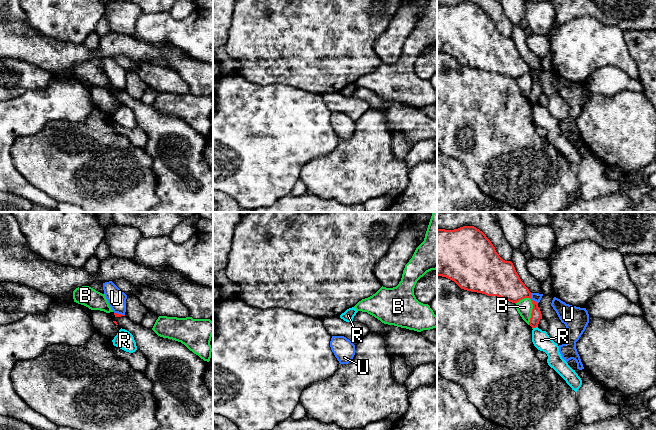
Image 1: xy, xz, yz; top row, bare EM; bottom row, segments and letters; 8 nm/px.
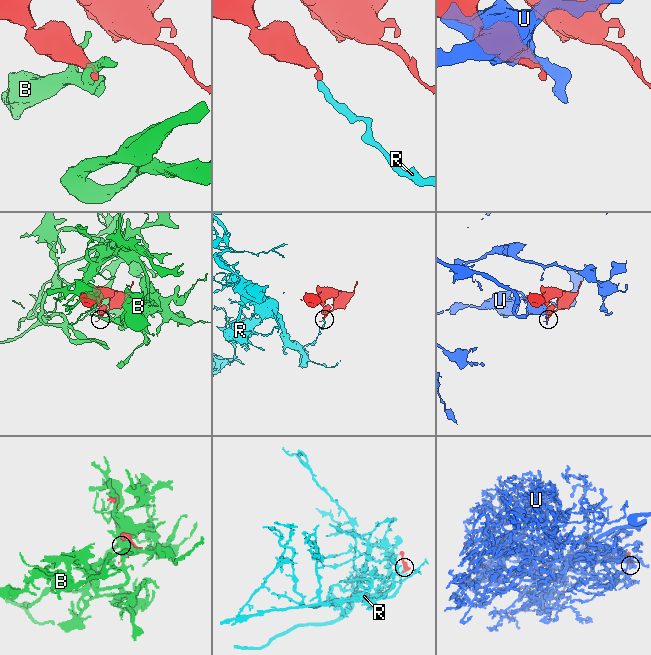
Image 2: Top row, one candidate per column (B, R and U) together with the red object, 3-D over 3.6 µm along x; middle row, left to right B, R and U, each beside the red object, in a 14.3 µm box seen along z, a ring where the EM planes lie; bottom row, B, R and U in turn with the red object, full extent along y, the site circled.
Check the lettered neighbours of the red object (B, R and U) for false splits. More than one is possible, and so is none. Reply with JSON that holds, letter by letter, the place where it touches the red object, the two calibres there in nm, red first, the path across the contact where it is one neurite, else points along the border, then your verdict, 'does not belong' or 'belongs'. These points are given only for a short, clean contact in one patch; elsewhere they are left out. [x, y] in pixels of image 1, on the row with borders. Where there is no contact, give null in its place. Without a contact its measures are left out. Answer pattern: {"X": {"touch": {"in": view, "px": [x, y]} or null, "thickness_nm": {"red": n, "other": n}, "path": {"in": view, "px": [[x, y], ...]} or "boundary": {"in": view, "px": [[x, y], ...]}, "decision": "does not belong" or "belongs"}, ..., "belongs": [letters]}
{"B": {"touch": {"in": "yz", "px": [532, 309]}, "thickness_nm": {"red": 200, "other": 130}, "decision": "does not belong"}, "R": {"touch": {"in": "yz", "px": [535, 327]}, "thickness_nm": {"red": 90, "other": 140}, "boundary": {"in": "yz", "px": [[537, 326], [533, 328]]}, "decision": "does not belong"}, "U": {"touch": {"in": "yz", "px": [531, 299]}, "thickness_nm": {"red": 240, "other": 70}, "decision": "does not belong"}, "belongs": []}

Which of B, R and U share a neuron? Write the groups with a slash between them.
B / R / U

